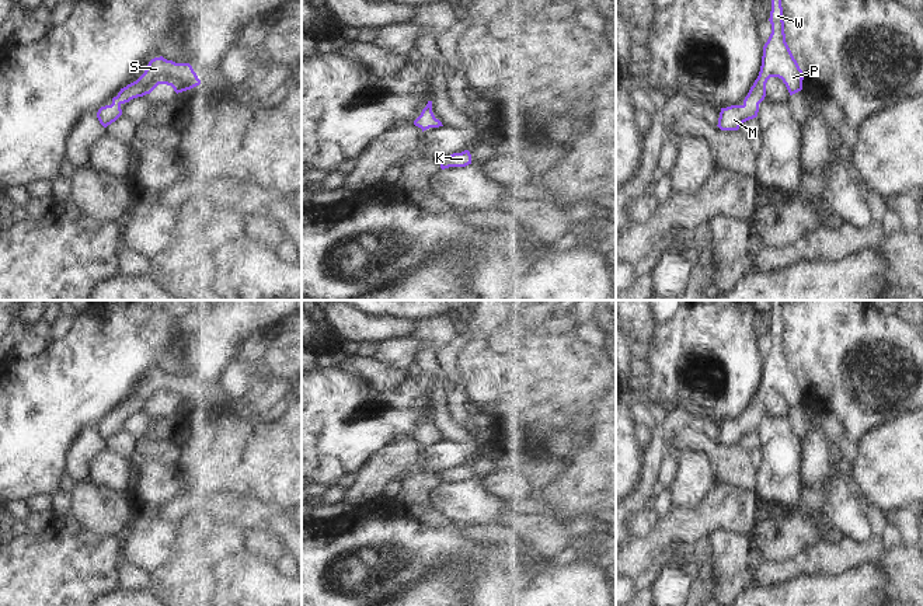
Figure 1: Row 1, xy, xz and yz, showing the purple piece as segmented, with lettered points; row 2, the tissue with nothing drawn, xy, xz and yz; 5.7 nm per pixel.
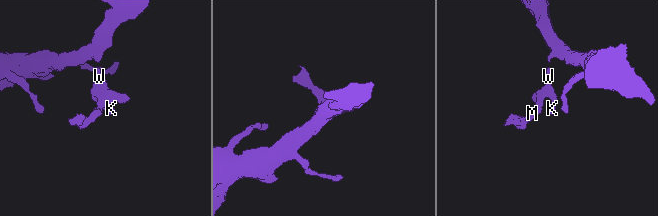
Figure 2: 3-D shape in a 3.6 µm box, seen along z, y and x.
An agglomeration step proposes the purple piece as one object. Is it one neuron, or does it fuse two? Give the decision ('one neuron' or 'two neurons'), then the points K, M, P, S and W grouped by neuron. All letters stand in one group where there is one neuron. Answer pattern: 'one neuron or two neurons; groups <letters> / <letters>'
one neuron; groups K M P S W

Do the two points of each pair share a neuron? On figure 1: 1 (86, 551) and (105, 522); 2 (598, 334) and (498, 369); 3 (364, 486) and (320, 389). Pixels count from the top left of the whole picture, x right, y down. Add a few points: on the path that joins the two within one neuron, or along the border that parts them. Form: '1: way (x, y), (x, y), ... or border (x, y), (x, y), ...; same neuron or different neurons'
1: border (83, 529), (90, 533), (119, 536); different neurons
2: border (580, 326), (580, 333), (601, 348); different neurons
3: border (380, 449), (352, 474); different neurons

